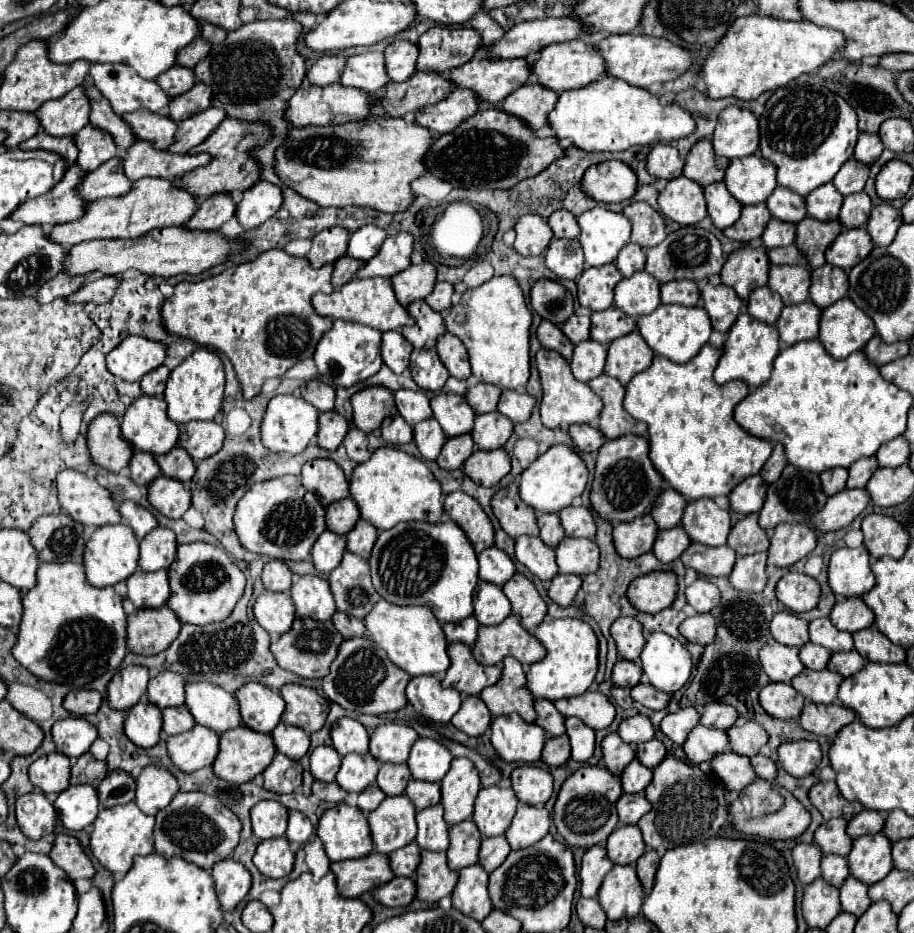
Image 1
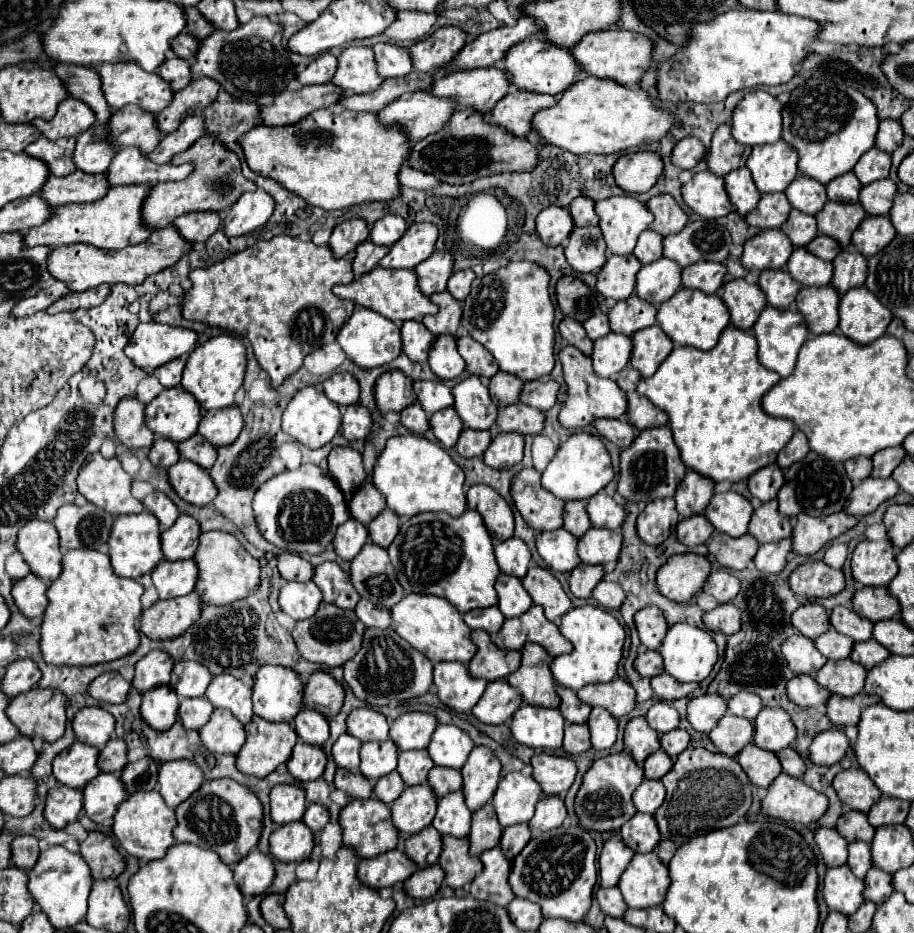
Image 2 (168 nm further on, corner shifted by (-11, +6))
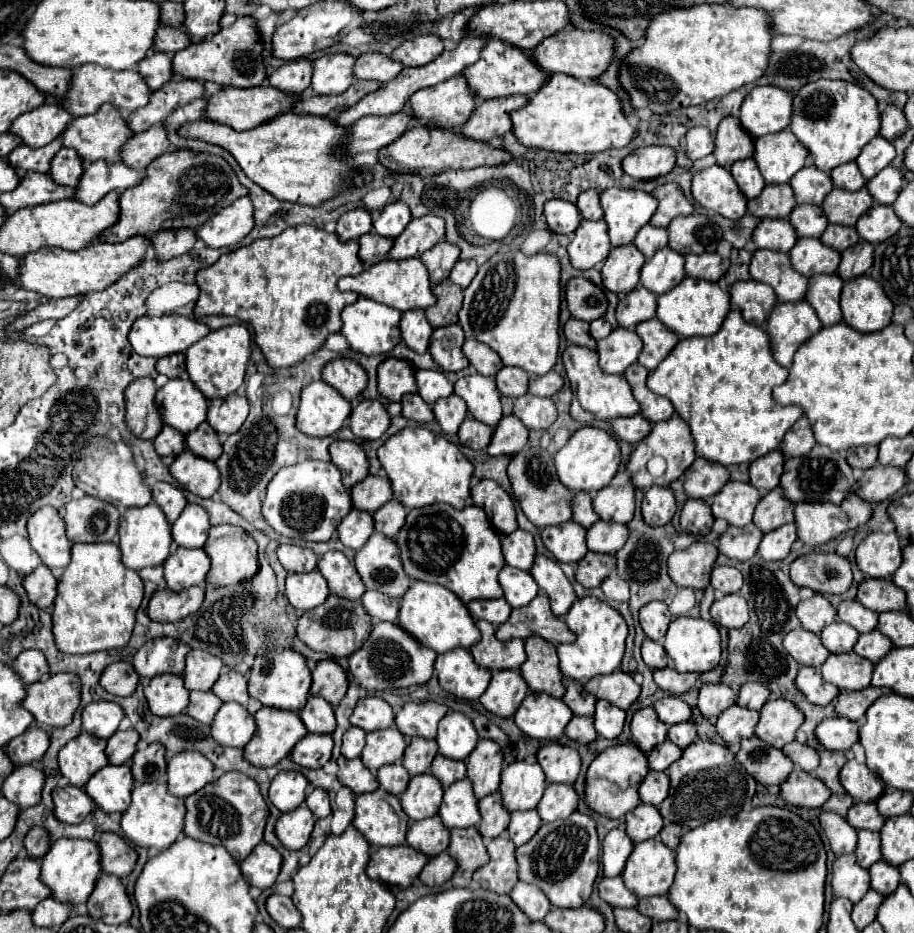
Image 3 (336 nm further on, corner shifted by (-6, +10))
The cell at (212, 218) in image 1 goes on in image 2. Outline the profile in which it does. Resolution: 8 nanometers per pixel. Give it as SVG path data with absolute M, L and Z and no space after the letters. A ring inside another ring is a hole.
M204 211L204 213L186 213L174 221L174 227L188 239L190 243L204 243L212 233L222 227L222 215L218 211Z

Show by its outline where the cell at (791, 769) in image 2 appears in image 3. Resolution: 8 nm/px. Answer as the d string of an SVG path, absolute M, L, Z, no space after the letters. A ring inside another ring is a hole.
M799 741L787 743L787 745L783 747L783 751L785 751L785 755L791 757L791 761L795 761L795 765L797 765L799 769L803 769L803 771L809 771L809 773L811 773L811 771L815 771L817 765L819 765L819 753L817 753L813 747L803 745L803 743L799 743Z

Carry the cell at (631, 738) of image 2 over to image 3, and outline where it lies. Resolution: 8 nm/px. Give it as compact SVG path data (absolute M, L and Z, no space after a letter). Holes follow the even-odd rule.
M653 707L639 709L631 721L631 735L635 743L647 753L667 739L667 729L669 725L659 721L657 711Z

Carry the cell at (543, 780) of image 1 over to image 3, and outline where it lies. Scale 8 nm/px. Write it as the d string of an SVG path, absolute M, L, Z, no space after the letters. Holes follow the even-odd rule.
M547 743L539 749L537 761L547 775L547 783L575 783L581 771L581 757L577 749L559 743Z

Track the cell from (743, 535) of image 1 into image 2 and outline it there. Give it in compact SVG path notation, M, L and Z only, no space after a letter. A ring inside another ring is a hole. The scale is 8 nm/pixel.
M768 501L762 503L754 513L748 523L748 533L760 543L776 543L792 533L792 521L788 517L782 517L778 513L778 501Z

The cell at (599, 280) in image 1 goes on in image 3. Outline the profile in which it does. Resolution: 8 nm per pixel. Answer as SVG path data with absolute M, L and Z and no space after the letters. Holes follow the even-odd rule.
M633 243L611 249L601 269L605 289L613 293L633 291L639 283L639 273L643 263L645 263L645 255Z

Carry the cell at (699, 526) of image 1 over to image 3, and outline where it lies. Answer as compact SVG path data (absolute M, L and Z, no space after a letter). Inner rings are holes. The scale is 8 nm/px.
M729 481L711 503L713 515L727 519L729 525L749 525L753 519L753 511L761 501L761 491L755 489L751 483Z

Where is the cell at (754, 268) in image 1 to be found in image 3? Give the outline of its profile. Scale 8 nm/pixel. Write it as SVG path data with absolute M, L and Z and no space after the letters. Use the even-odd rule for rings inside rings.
M761 219L761 223L753 231L753 241L757 249L777 249L789 251L797 241L797 231L793 229L789 219Z

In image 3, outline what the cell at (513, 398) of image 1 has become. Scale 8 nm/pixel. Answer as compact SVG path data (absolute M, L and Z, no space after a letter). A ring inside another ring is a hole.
M549 371L547 375L541 377L531 377L529 381L529 393L537 395L537 397L553 397L555 393L561 391L563 387L563 377L555 371Z

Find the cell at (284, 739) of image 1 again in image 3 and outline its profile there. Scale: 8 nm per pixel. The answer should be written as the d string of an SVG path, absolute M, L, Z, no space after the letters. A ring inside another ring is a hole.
M319 695L309 697L307 705L301 711L301 719L309 733L333 733L337 727L333 707Z

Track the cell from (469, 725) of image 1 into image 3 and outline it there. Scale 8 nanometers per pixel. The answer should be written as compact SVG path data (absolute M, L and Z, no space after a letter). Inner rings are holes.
M503 669L493 671L491 685L479 699L487 711L499 717L513 717L525 699L529 687L521 677L519 669Z

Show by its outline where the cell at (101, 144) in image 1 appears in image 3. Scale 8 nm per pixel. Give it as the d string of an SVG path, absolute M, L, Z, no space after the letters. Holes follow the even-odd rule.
M59 149L51 161L49 177L63 187L75 187L79 181L79 173L83 171L83 163L75 157L73 149Z

